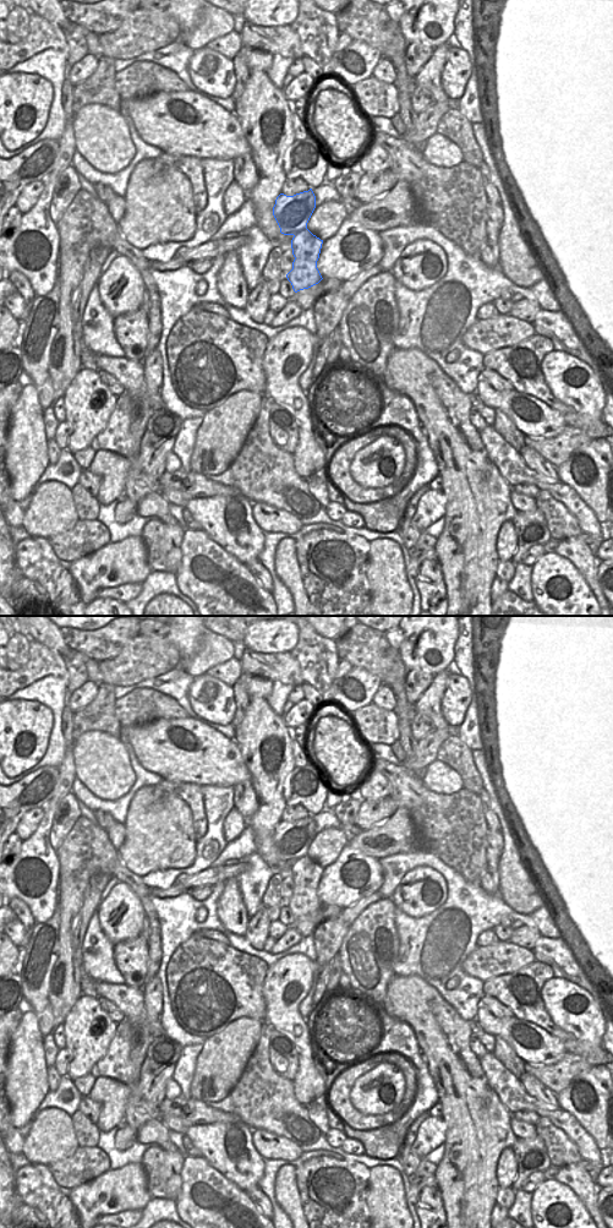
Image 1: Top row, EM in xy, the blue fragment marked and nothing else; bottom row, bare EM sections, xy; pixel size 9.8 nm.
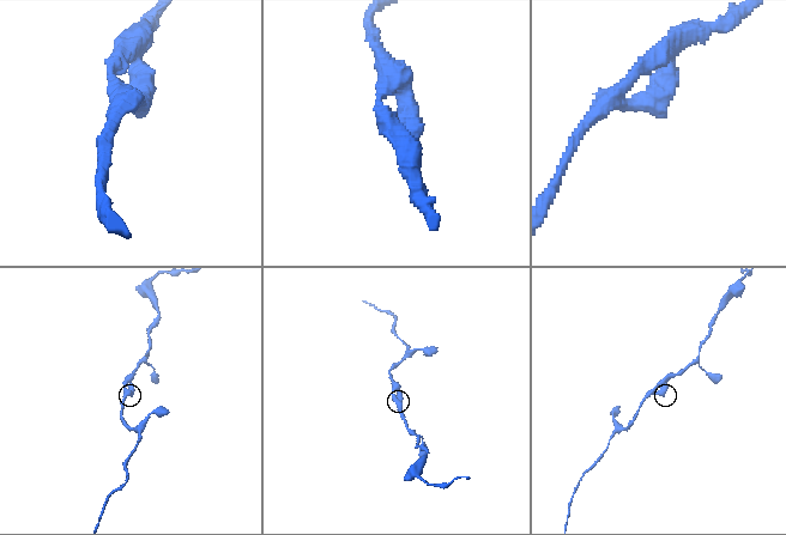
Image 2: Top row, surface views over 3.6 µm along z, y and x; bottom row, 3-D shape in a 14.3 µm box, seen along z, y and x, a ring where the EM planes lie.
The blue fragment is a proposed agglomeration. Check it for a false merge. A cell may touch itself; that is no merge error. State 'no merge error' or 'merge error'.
no merge error

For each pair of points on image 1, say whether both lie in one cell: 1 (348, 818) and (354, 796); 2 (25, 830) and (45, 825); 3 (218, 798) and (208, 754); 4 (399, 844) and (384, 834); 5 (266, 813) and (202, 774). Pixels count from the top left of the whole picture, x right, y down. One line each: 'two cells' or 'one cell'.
1: one cell
2: two cells
3: two cells
4: one cell
5: two cells

